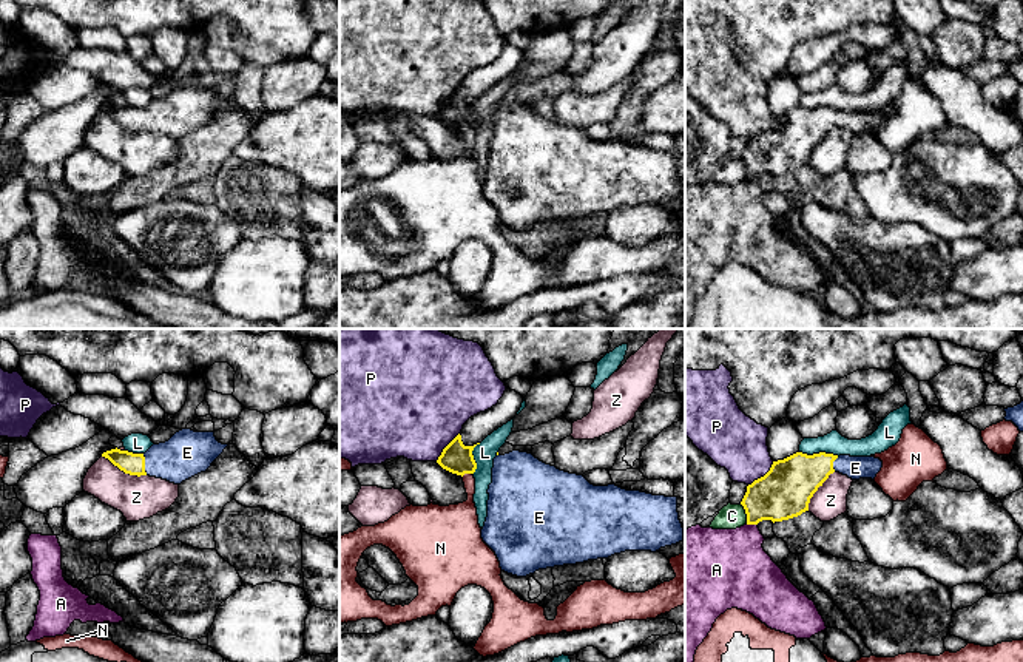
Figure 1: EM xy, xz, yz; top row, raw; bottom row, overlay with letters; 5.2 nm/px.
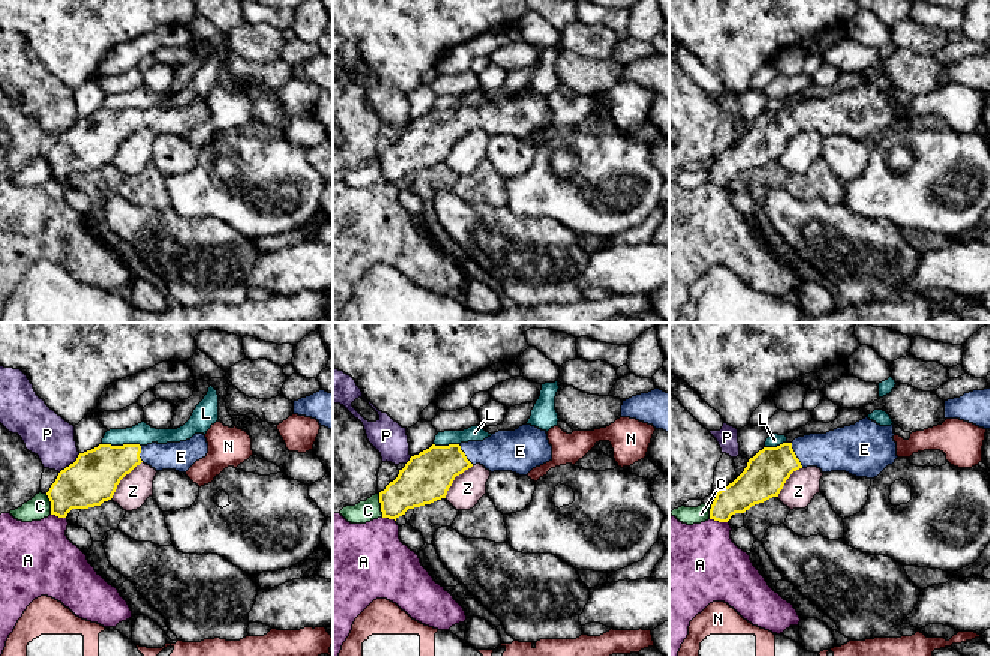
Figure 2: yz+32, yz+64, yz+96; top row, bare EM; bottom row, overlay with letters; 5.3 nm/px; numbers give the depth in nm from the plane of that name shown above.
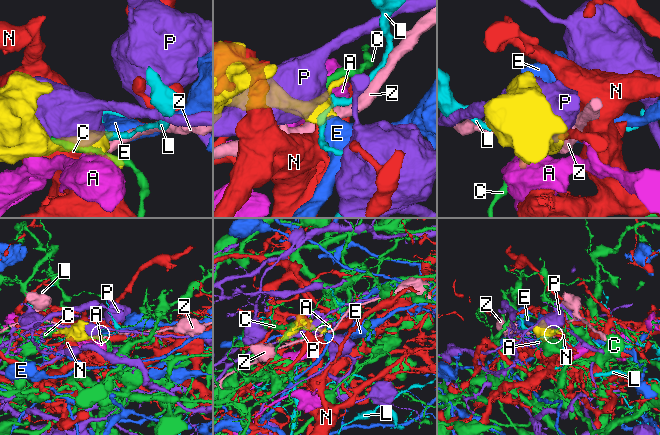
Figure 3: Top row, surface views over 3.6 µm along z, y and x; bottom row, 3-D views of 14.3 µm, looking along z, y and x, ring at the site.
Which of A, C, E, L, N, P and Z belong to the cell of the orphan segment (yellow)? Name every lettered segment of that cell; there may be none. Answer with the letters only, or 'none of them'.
E

